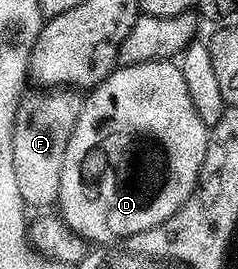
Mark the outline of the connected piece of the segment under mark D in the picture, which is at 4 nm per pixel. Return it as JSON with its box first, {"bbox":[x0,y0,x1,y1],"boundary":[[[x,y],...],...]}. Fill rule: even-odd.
{"bbox":[59,60,210,246],"boundary":[[[158,60],[155,64],[133,64],[113,71],[85,99],[78,126],[70,138],[60,179],[59,215],[81,240],[93,240],[96,246],[108,246],[100,244],[111,240],[123,242],[162,226],[182,210],[199,186],[209,139],[210,129],[198,118],[194,102],[190,102],[190,90],[186,90],[179,63]]]}

